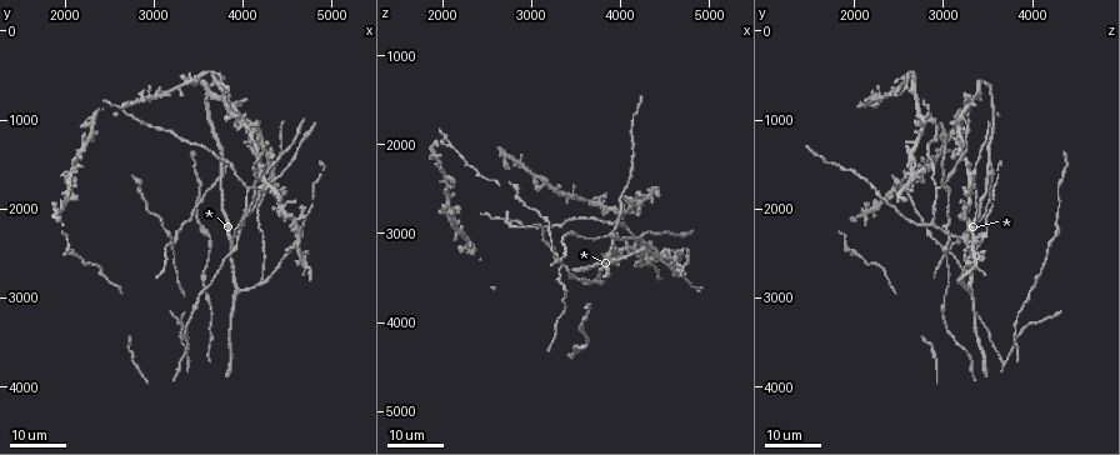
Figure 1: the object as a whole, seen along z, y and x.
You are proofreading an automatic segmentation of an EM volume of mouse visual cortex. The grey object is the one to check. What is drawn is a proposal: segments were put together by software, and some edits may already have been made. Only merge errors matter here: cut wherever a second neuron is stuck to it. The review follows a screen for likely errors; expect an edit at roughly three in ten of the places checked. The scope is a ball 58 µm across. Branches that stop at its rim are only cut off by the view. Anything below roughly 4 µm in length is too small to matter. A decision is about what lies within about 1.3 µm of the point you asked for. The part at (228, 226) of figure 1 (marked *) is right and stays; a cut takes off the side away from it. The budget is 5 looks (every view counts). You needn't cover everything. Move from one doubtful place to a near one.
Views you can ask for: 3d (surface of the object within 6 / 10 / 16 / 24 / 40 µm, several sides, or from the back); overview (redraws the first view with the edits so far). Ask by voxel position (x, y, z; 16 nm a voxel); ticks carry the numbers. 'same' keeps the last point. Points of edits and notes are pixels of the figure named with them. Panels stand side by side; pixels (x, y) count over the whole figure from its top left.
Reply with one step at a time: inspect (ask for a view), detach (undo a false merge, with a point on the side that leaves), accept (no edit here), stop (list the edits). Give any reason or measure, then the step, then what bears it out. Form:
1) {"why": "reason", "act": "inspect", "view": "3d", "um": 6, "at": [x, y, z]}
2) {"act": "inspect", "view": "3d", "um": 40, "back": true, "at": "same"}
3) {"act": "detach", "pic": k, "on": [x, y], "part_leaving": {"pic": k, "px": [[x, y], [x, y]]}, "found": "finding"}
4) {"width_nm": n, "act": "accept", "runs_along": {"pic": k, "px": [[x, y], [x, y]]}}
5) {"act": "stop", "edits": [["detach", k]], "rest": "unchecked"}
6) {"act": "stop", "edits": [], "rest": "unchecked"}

{"why": "three arms meet", "act": "inspect", "view": "3d", "um": 24, "at": [3950, 2950, 3300]}

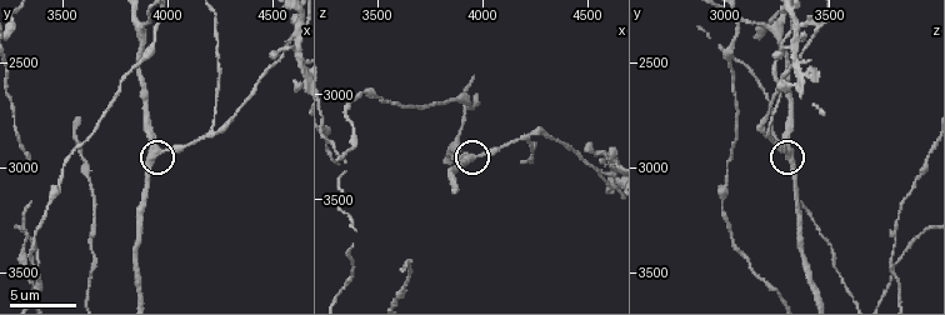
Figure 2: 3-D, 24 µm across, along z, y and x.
{"act": "inspect", "view": "3d", "um": 10, "at": [3940, 2930, 3310]}

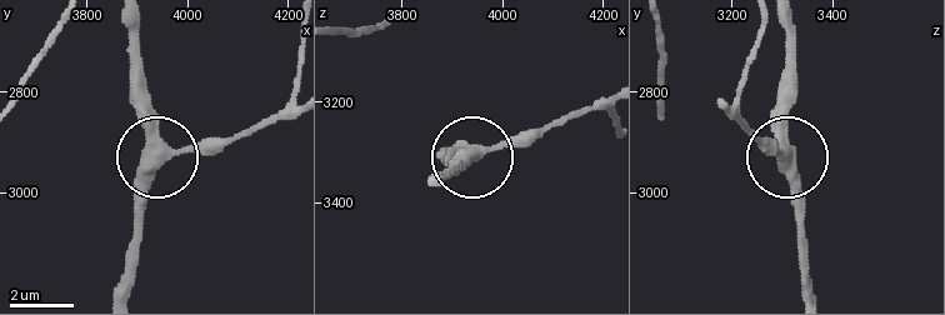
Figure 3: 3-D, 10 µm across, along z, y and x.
{"width_nm": 380, "act": "accept", "runs_along": {"pic": 3, "px": [[126, 24], [131, 96], [156, 161], [134, 255]]}, "found": "one neuron here"}

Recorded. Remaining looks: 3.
{"why": "three-way junction", "act": "inspect", "view": "3d", "um": 24, "at": [3200, 2450, 3050]}

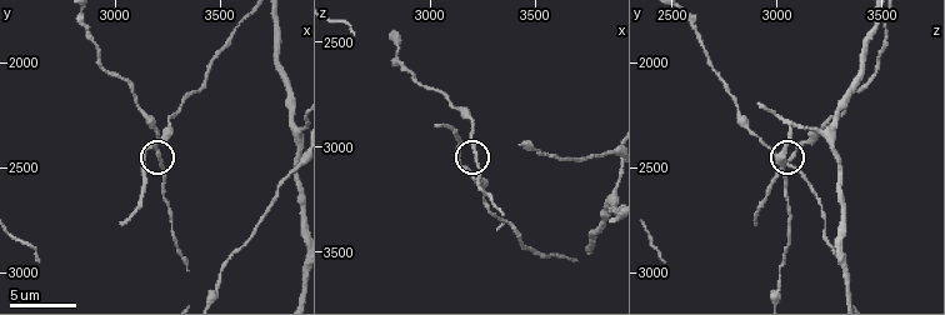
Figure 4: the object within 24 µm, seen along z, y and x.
{"act": "inspect", "view": "3d", "um": 6, "at": [3210, 2470, 3030]}

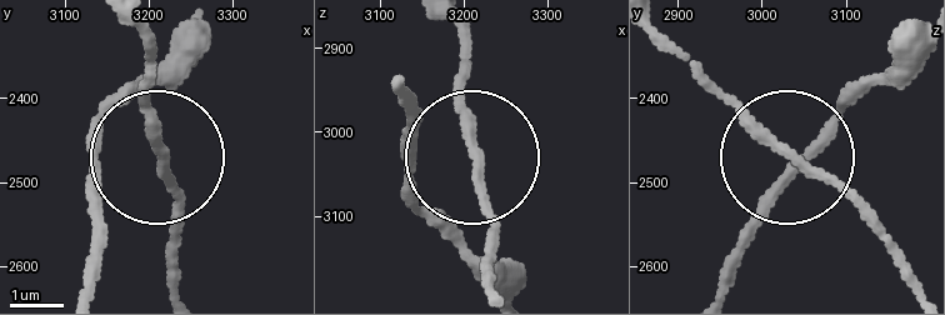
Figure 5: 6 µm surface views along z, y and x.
{"why": "other side", "act": "inspect", "view": "3d", "um": 6, "back": true, "at": [3215, 2465, 3025]}

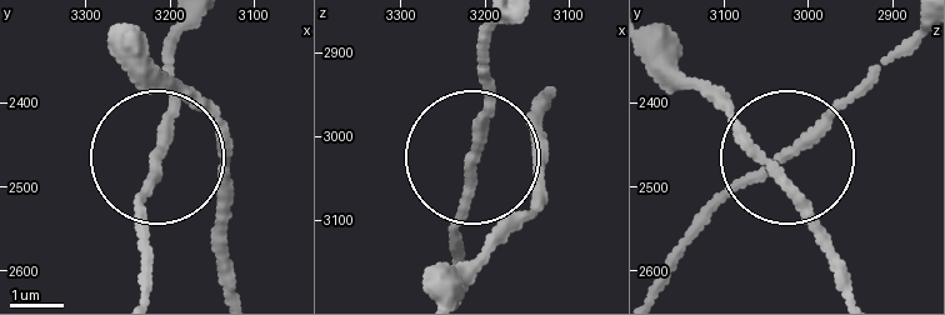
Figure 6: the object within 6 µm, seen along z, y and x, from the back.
{"side_arm_um": 20, "act": "accept", "runs_along": {"pic": 6, "px": [[141, 44], [208, 111], [221, 160], [159, 146], [168, 61]]}, "found": "one neuron here"}

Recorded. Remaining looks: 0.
{"act": "stop", "edits": [], "rest": "unchecked"}

